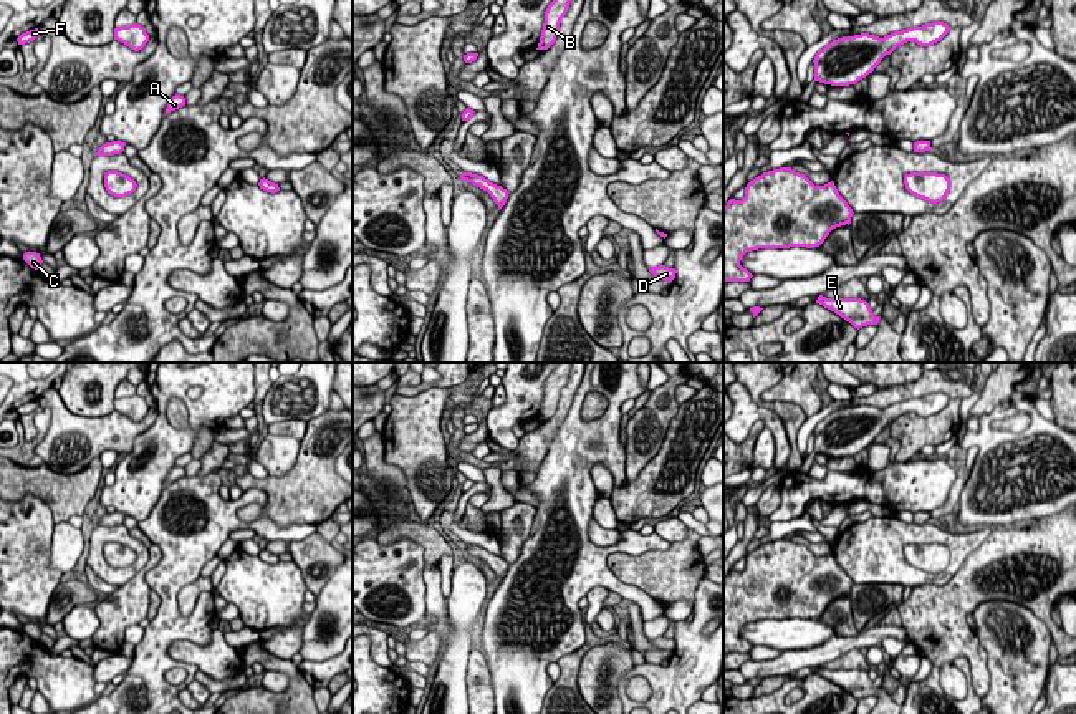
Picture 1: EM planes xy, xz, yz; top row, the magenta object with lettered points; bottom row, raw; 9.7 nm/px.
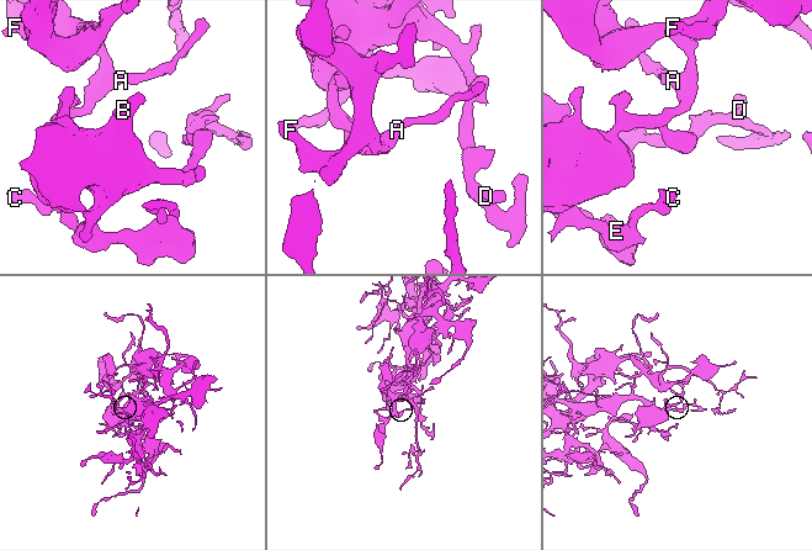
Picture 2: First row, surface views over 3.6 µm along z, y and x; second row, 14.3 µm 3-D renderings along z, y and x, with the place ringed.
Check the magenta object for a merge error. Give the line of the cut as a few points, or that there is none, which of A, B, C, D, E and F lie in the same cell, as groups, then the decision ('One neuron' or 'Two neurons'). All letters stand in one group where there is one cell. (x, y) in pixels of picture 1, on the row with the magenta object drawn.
No split. Groups: A B C D E F. One neuron

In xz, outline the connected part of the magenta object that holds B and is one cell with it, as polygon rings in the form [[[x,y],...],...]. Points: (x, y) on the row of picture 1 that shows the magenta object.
[[[553,0],[545,12],[545,23],[536,50],[548,50],[558,36],[561,18],[566,15],[571,0]]]

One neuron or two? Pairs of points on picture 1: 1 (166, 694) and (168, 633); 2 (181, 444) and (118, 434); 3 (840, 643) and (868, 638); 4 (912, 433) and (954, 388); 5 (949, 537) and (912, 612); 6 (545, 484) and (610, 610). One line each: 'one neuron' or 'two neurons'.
1: one neuron
2: two neurons
3: one neuron
4: two neurons
5: two neurons
6: two neurons

